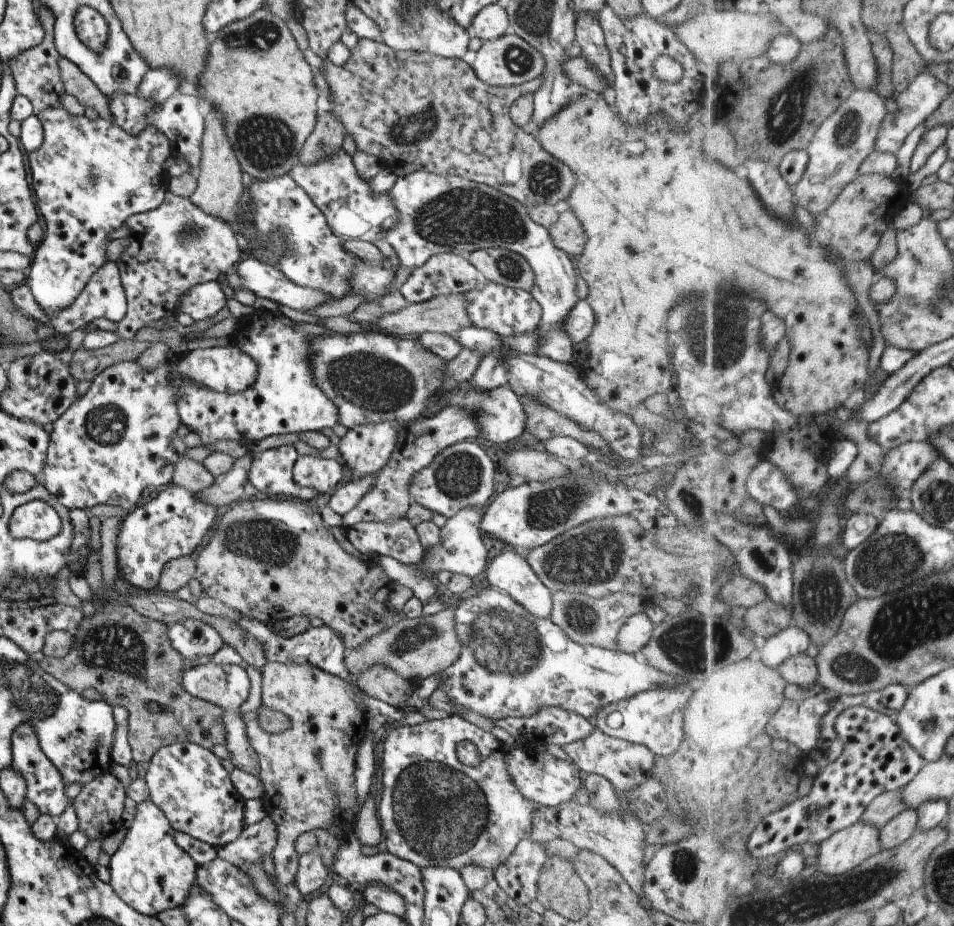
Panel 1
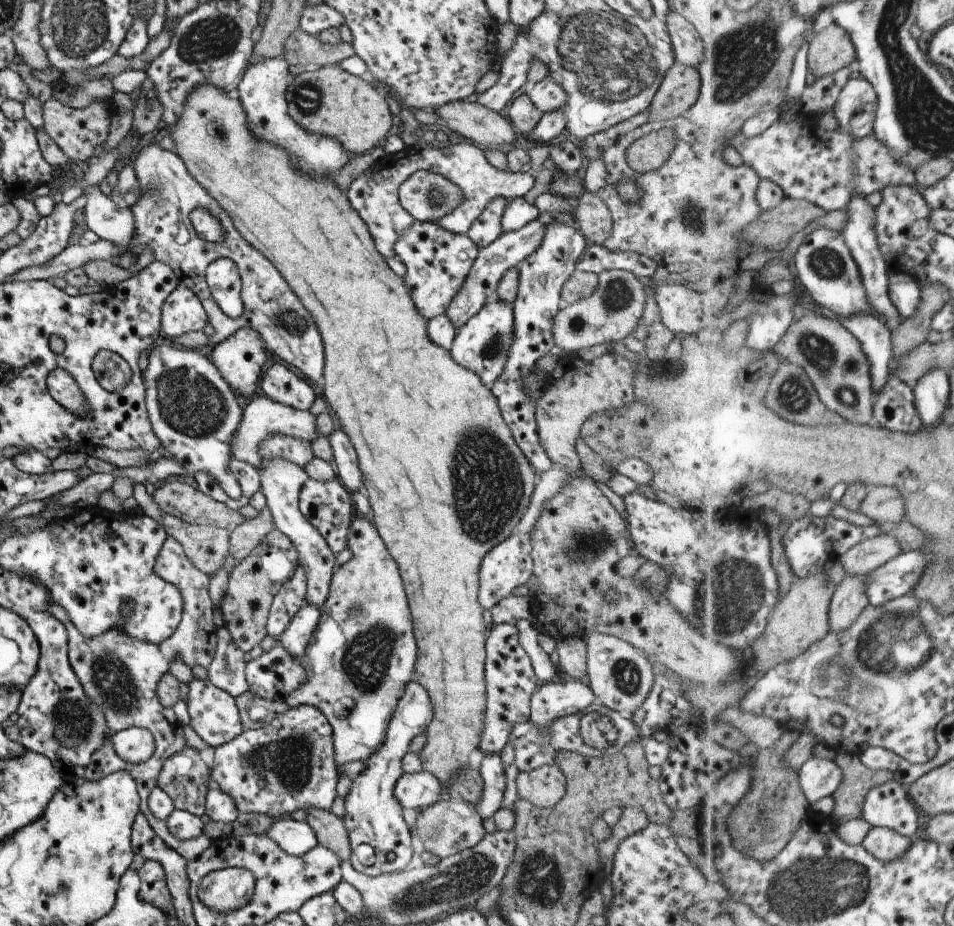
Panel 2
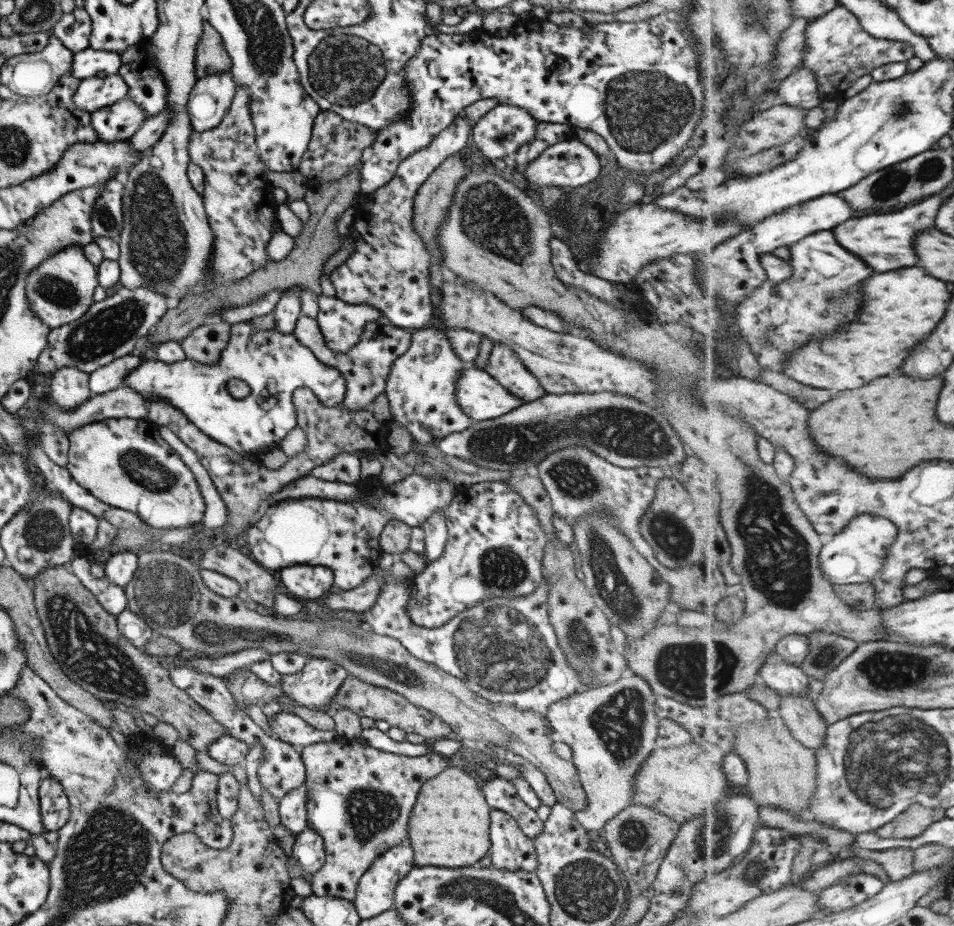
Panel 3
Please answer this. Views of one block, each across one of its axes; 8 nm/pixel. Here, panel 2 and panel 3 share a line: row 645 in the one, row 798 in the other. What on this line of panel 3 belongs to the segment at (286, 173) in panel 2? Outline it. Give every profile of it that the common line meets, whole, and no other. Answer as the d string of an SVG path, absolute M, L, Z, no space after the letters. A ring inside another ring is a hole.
M447 765L420 787L409 816L409 842L414 866L463 868L477 864L489 850L489 812L480 781L459 767Z

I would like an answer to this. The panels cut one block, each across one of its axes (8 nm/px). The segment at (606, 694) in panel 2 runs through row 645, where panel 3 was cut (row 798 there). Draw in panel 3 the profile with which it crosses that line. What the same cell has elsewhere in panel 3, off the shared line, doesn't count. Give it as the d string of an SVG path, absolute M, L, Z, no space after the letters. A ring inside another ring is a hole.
M625 672L611 685L591 687L589 690L576 692L547 708L544 716L552 732L556 735L556 739L567 744L572 752L573 766L588 806L583 810L575 811L573 818L581 822L580 825L585 830L601 829L606 820L613 818L619 811L630 805L635 771L641 767L645 757L655 748L659 722L653 709L655 700L655 694L645 680L635 676L633 672Z

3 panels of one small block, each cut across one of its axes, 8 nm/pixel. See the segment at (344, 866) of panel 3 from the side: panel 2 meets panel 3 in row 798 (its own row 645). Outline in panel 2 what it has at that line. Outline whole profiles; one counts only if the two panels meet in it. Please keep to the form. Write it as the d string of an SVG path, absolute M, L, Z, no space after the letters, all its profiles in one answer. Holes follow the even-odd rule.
M357 516L351 520L347 547L352 556L332 572L327 597L320 607L322 618L309 640L308 648L299 657L299 663L305 670L305 680L284 699L288 708L306 704L317 708L329 722L337 769L335 790L339 798L347 796L352 782L349 776L339 774L339 766L365 761L373 752L377 752L385 740L387 724L397 700L401 699L405 686L413 680L417 662L411 616L397 566L375 528L365 518Z

